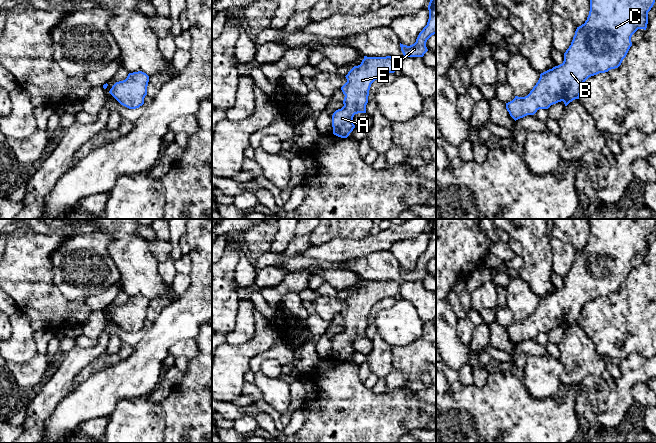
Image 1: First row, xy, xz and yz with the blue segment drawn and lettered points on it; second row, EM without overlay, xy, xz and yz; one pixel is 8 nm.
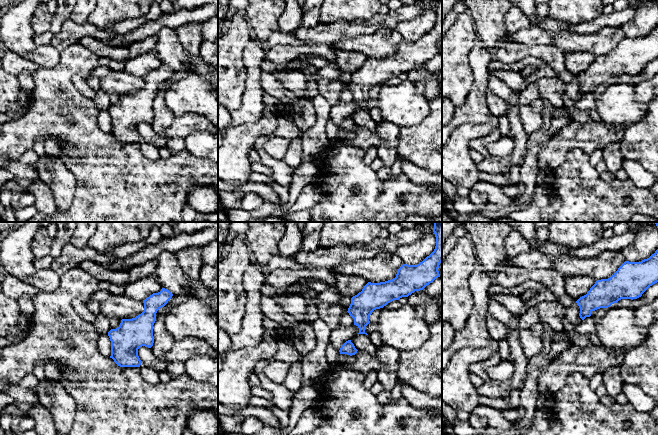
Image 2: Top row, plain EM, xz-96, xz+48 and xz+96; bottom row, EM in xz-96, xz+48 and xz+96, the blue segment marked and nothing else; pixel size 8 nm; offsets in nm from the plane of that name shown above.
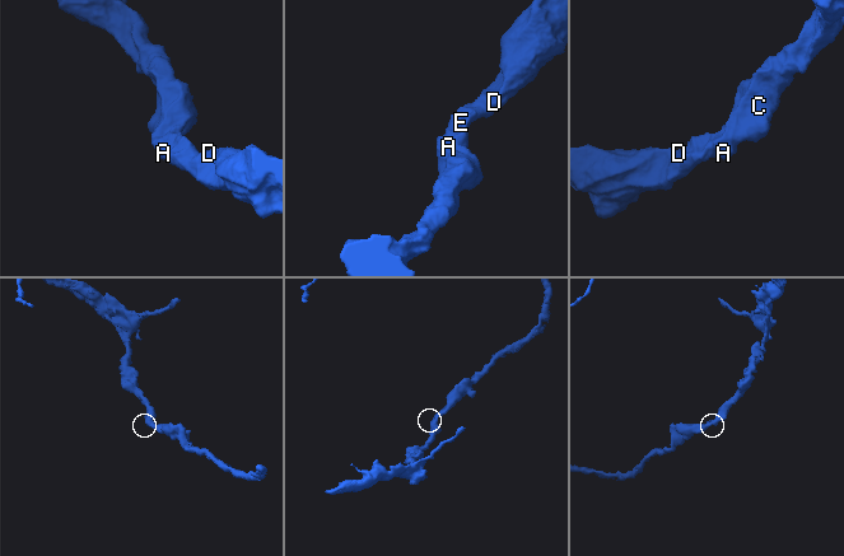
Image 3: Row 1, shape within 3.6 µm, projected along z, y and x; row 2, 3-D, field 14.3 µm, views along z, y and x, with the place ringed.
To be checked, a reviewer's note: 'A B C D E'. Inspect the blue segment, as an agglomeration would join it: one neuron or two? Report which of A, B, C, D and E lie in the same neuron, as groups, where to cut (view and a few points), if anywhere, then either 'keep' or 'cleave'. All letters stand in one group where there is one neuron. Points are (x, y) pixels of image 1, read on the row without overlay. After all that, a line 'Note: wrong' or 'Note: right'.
A B C D E | no cut | keep
Note: right

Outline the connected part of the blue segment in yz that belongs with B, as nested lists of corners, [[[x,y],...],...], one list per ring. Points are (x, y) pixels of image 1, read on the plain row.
[[[590,219],[589,224],[587,244],[577,251],[571,269],[564,277],[563,287],[541,297],[527,320],[515,320],[506,327],[506,333],[515,345],[561,325],[567,330],[579,323],[581,312],[589,301],[618,292],[632,270],[632,259],[638,253],[646,254],[648,236],[655,227],[656,219]]]

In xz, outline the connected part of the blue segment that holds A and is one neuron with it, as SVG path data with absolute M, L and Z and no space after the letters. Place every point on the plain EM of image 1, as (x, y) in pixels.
M364 280L361 288L354 290L345 300L347 306L341 311L345 319L341 333L332 339L333 358L347 362L355 352L353 341L366 337L366 329L371 308L387 297L399 294L400 285L394 281Z

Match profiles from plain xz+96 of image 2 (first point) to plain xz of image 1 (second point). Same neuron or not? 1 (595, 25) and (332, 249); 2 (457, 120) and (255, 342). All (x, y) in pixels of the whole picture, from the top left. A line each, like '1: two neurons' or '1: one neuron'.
1: one neuron
2: two neurons

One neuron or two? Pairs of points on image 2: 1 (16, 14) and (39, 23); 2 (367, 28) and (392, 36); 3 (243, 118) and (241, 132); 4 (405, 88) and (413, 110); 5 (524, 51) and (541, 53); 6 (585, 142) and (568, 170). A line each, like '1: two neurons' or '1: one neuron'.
1: two neurons
2: two neurons
3: two neurons
4: one neuron
5: one neuron
6: two neurons

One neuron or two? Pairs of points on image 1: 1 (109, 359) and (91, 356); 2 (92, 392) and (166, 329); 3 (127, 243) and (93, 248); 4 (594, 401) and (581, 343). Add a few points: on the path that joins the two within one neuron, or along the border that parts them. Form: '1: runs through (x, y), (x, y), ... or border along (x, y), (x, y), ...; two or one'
1: border along (105, 351), (99, 357); two
2: runs through (111, 385), (149, 348); one
3: border along (102, 232), (111, 238), (108, 254), (117, 267); two
4: border along (612, 380), (591, 375), (578, 383); two

